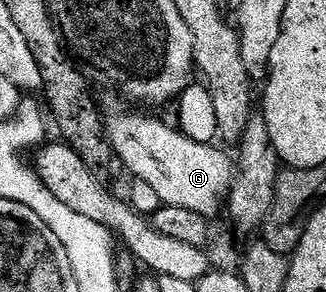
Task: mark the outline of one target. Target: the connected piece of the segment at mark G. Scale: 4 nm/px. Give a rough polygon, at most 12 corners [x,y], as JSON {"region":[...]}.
{"region":[[141,113],[107,121],[114,154],[162,205],[206,219],[235,165]]}

